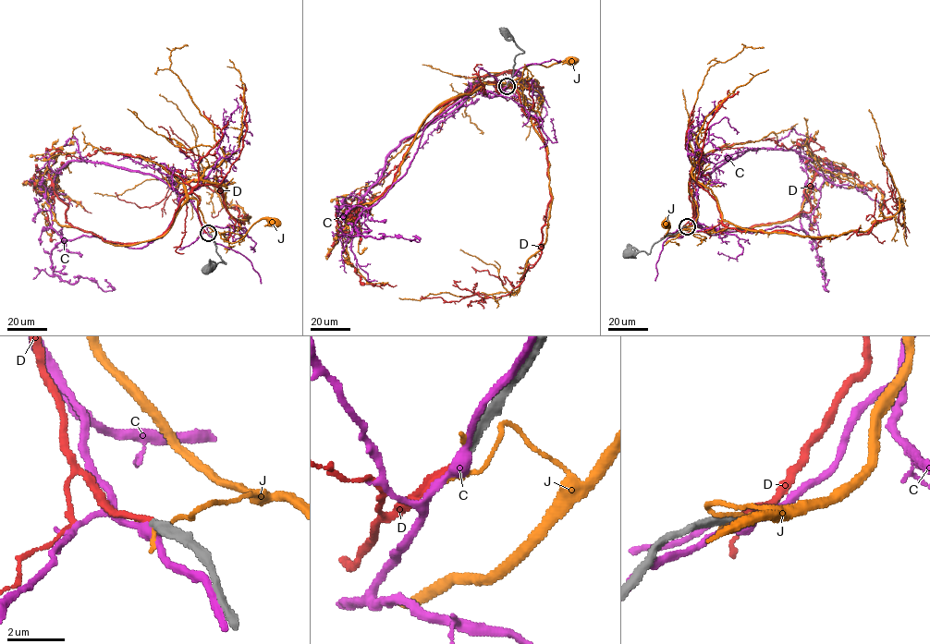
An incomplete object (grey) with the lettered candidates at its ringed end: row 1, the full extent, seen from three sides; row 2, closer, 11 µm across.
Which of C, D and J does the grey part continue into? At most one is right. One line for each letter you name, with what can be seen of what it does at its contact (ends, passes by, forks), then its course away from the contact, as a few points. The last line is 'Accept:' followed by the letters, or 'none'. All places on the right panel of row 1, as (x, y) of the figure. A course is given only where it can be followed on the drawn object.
D: it ends there
Accept: D

